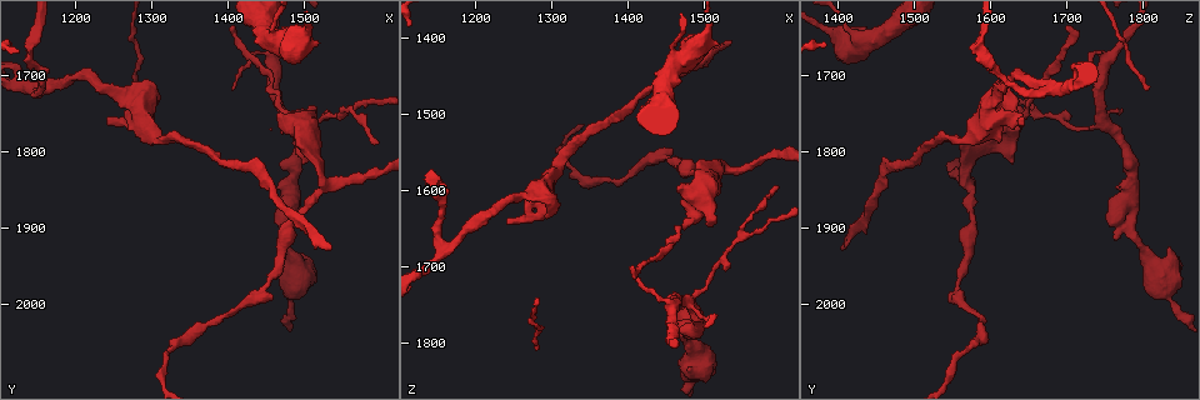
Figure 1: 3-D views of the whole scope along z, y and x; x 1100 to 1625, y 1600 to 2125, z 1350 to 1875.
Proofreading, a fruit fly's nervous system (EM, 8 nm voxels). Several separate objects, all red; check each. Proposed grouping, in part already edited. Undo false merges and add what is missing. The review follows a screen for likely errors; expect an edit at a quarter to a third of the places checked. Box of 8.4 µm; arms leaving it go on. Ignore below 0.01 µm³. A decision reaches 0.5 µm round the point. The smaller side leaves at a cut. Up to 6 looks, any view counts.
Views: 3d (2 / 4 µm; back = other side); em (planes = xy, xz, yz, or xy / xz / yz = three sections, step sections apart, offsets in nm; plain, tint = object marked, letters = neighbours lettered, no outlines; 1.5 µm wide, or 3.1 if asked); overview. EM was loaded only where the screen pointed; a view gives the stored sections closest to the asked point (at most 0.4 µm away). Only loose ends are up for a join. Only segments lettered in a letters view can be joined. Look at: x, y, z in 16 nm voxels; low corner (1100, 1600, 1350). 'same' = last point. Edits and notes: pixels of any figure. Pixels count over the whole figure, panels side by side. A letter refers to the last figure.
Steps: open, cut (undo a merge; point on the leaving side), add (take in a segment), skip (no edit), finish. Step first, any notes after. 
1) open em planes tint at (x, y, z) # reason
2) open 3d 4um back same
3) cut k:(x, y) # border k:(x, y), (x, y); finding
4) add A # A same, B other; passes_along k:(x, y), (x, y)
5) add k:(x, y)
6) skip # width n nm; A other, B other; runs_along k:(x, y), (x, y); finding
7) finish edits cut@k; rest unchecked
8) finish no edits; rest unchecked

open em planes tint at (1405, 1635, 1695) # thin end

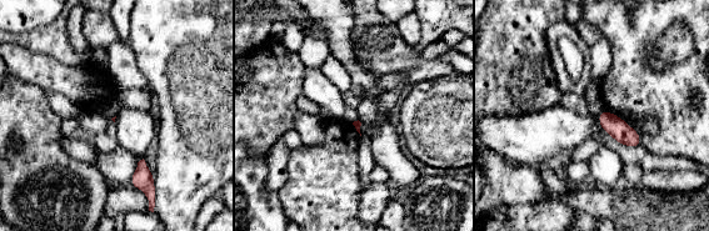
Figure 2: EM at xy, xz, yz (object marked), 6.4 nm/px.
open em planes letters same

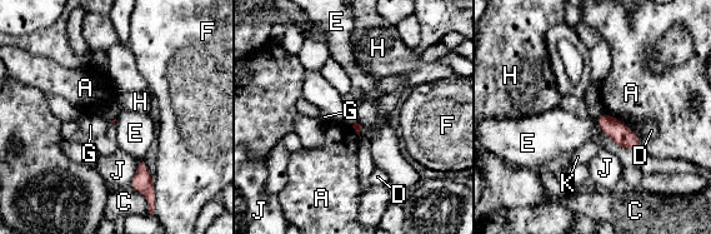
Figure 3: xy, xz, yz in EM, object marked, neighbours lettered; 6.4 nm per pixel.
skip # longest_contact A 360 nm; A other, C other, D other, E other, F other, G other, H other, J other, K other; border 3:(596, 119), (599, 125); no lettered segment goes on from it

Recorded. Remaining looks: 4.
open 3d 2um at (1165, 1720, 1675) # sharp bend

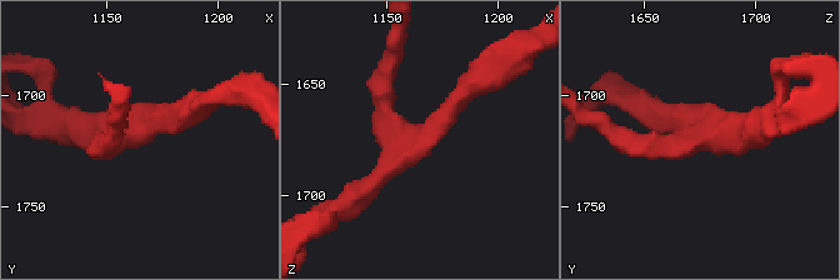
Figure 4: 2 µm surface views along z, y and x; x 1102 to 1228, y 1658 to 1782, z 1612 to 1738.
open em planes tint at (1162, 1718, 1672) # arms 3

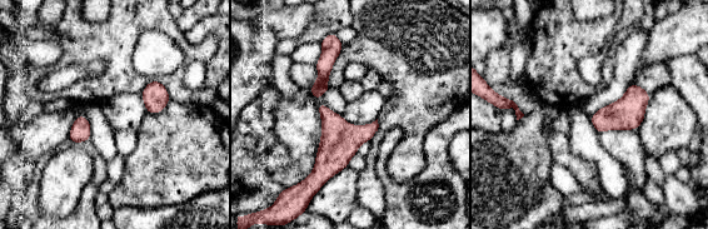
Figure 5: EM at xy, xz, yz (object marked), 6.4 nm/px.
open em planes letters same # what lies round it

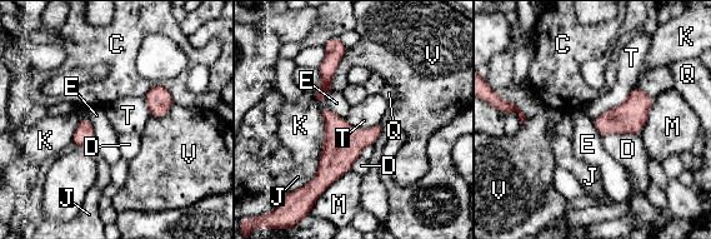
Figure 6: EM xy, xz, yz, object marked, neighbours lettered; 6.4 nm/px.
skip # width 200 nm; C other, D other, E other, J other, K other, M other, Q other, T other, V other; runs_along 6:(330, 68), (320, 103), (333, 165), (313, 198); one cell here

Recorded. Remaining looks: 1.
finish no edits; rest unchecked

